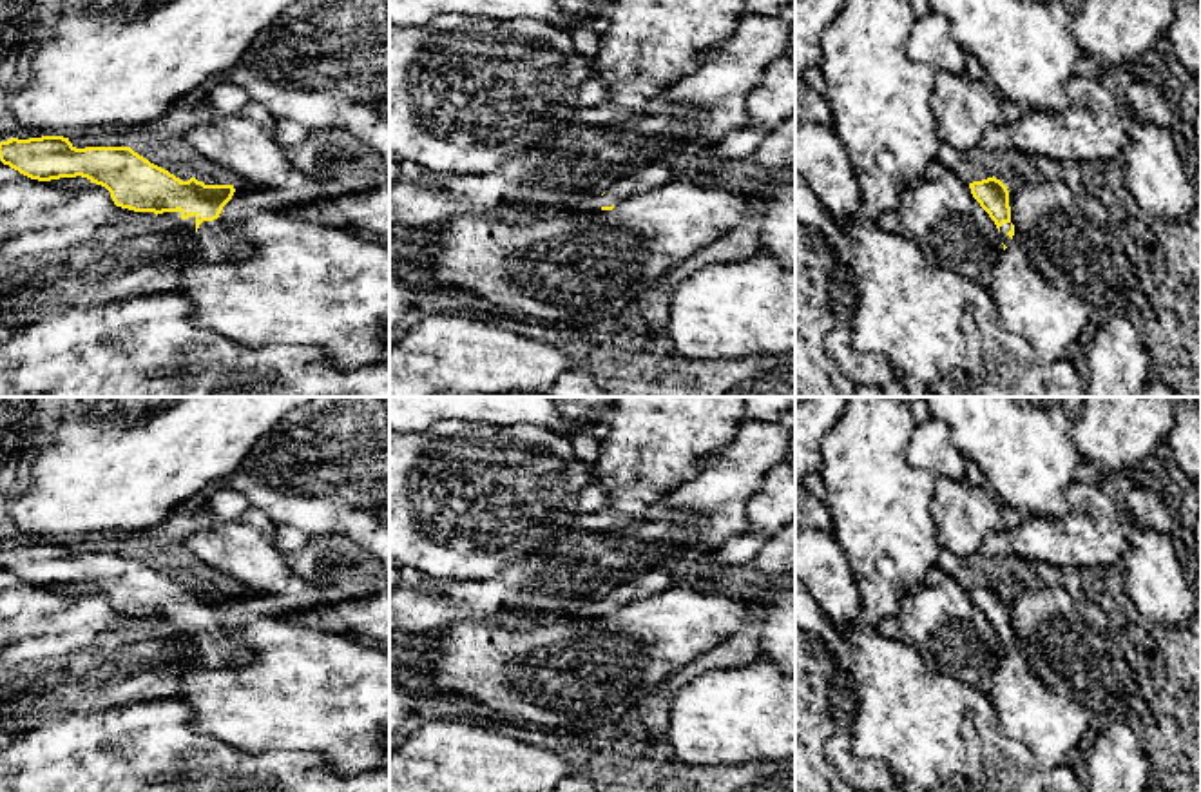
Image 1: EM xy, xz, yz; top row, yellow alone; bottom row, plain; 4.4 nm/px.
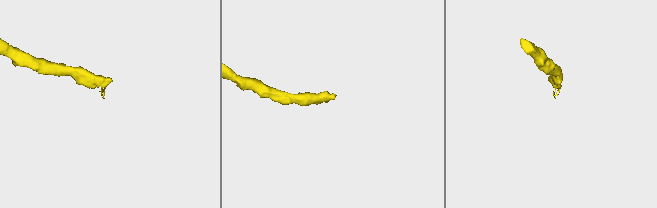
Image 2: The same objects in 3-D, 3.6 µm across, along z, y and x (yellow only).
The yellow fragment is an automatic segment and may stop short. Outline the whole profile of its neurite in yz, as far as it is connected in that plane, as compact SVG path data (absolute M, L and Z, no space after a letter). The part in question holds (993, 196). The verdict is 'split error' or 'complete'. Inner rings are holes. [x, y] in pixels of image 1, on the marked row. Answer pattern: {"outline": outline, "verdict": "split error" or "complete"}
{"outline": "M993 178L969 183L973 198L994 221L1004 250L1011 245L1014 236L1014 225L1011 223L1009 190L1007 187Z", "verdict": "split error"}

